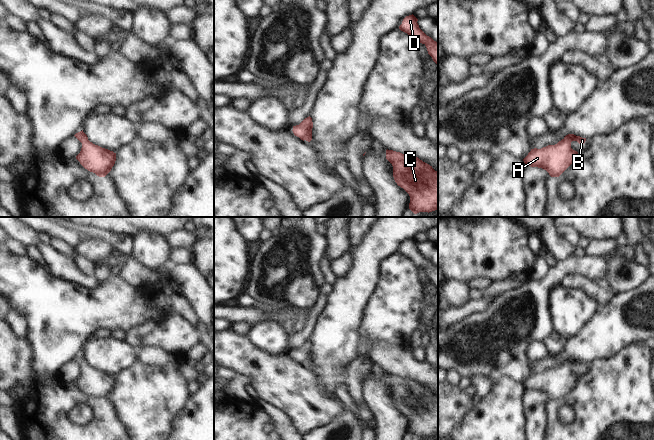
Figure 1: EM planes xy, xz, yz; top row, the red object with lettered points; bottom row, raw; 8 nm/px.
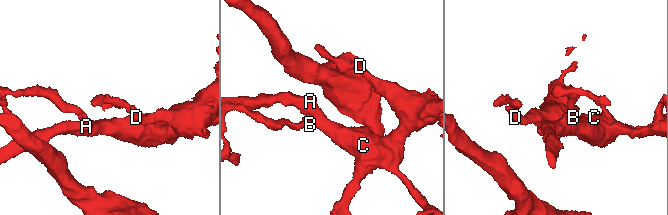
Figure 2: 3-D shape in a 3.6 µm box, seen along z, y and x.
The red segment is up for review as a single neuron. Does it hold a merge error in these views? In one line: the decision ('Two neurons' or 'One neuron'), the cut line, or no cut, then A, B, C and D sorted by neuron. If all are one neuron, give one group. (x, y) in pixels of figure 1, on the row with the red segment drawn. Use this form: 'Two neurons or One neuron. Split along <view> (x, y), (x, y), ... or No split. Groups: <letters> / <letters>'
One neuron. No split. Groups: A B C D

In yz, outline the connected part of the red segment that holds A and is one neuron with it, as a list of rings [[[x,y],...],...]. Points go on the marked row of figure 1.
[[[568,134],[555,145],[531,149],[523,161],[525,165],[546,170],[551,177],[559,177],[573,163],[578,154],[571,148],[572,141],[583,145],[586,138]]]

